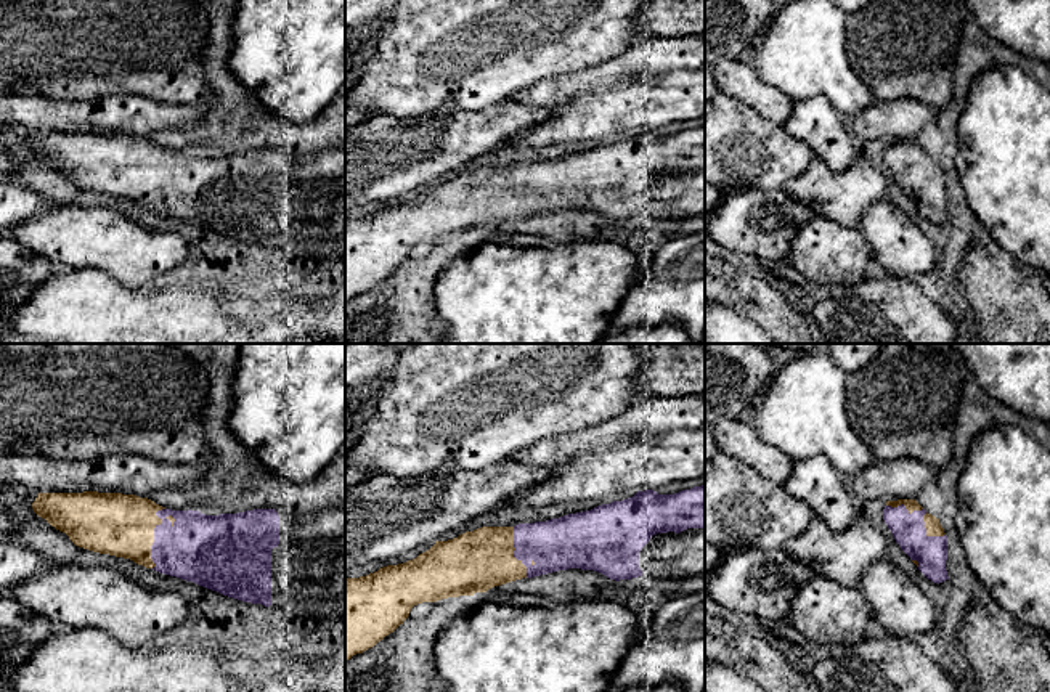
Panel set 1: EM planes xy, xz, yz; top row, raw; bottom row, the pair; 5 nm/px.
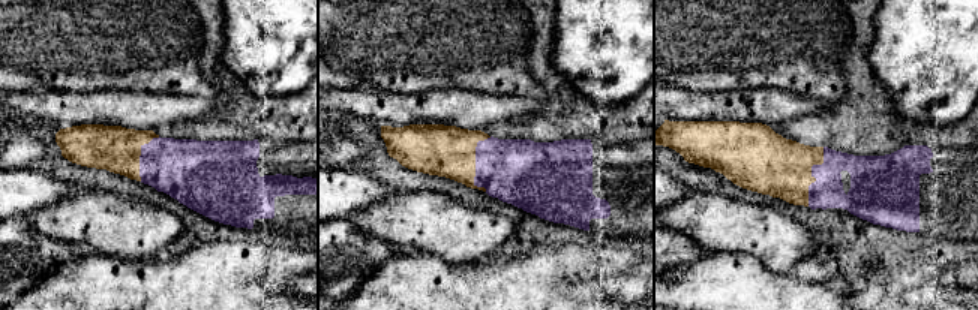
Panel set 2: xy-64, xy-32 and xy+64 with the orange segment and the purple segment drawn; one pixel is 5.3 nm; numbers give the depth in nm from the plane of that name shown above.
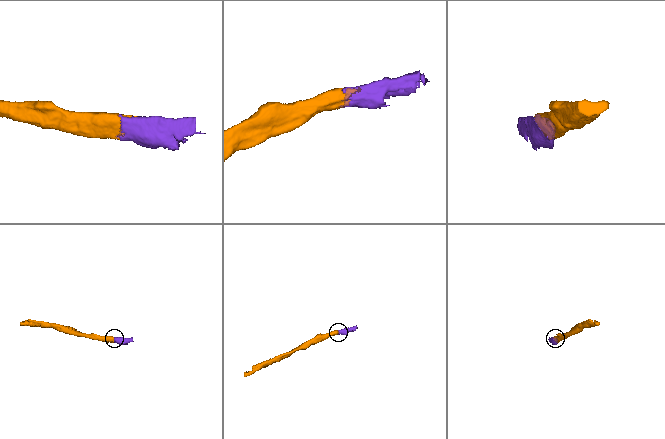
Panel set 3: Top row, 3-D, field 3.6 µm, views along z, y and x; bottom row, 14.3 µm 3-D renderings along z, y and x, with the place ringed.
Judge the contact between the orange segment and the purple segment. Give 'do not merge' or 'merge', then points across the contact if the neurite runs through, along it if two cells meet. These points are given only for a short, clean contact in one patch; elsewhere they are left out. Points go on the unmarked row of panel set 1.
merge

